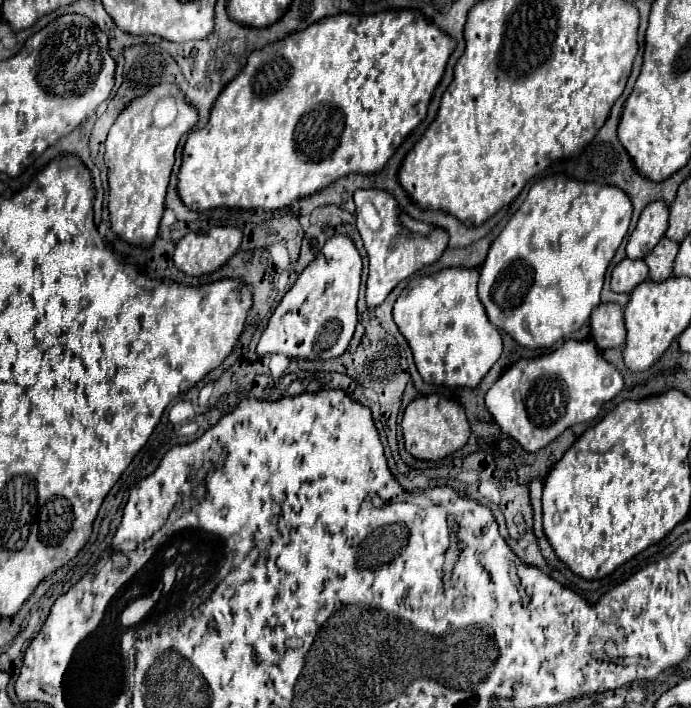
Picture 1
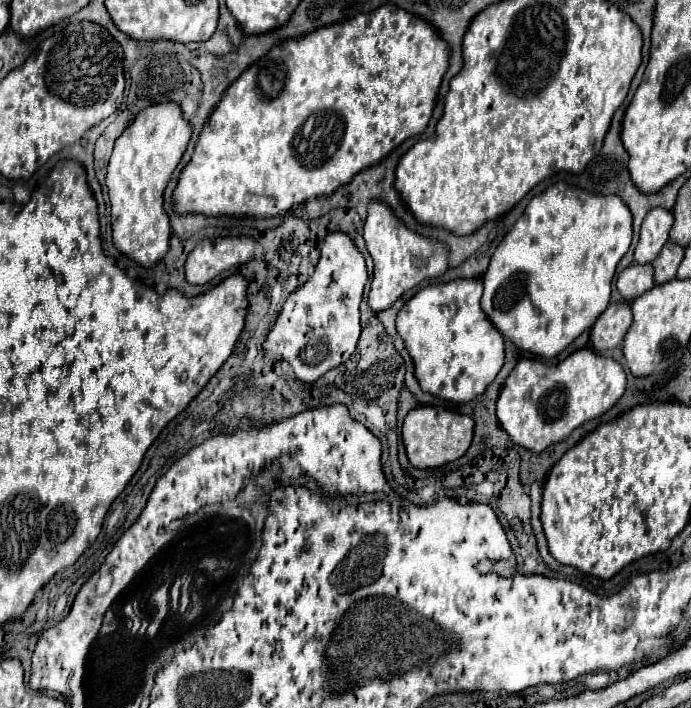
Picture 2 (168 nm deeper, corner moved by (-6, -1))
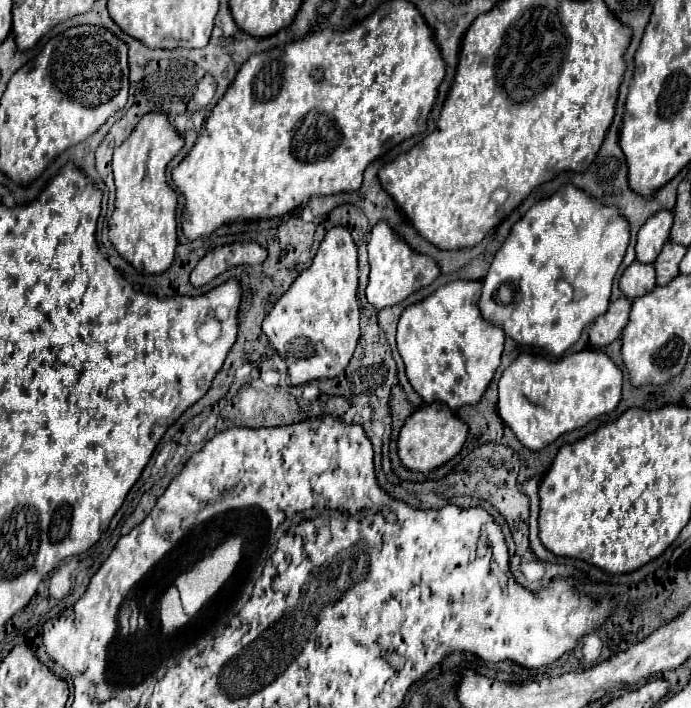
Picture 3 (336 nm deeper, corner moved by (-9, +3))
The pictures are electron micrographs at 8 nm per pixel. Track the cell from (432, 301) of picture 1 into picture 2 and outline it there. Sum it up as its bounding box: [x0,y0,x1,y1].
[396,278,504,402]

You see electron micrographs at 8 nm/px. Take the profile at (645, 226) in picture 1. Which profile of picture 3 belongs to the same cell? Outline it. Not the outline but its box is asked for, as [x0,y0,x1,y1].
[635,210,673,264]

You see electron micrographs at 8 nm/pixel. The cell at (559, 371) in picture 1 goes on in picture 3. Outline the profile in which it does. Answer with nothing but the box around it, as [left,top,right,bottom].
[499,350,623,450]

